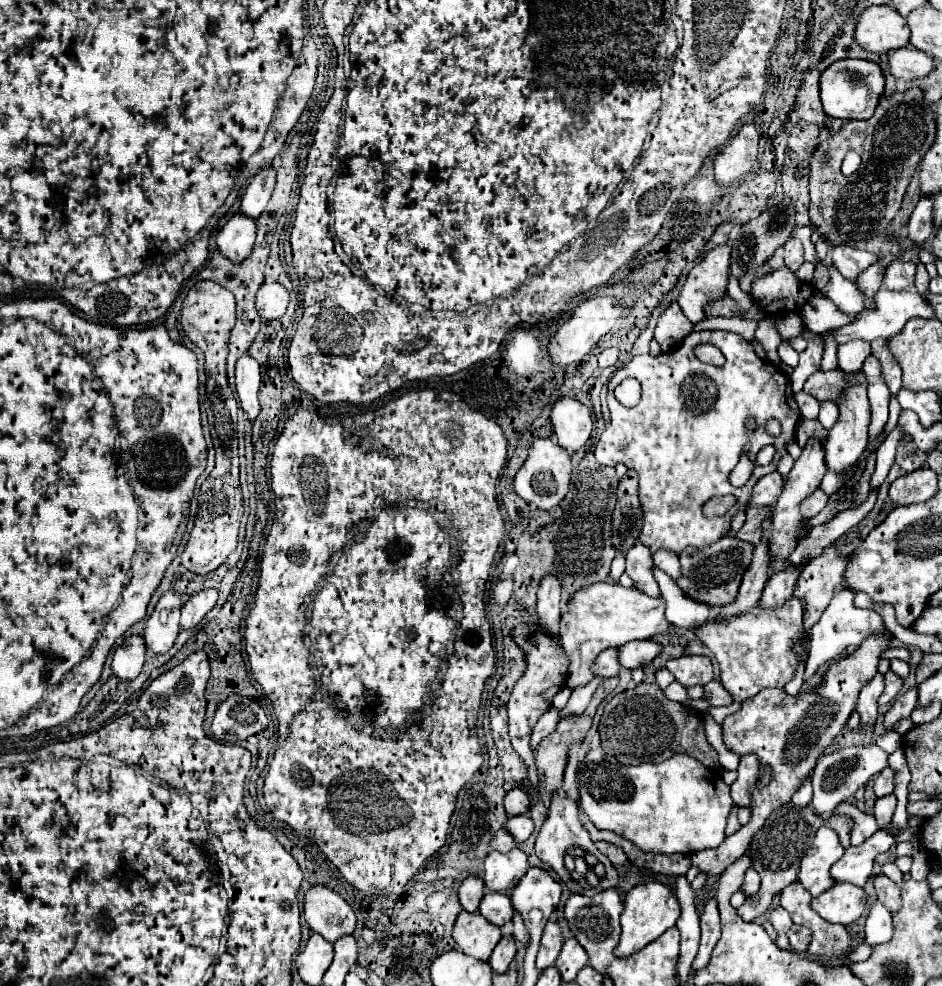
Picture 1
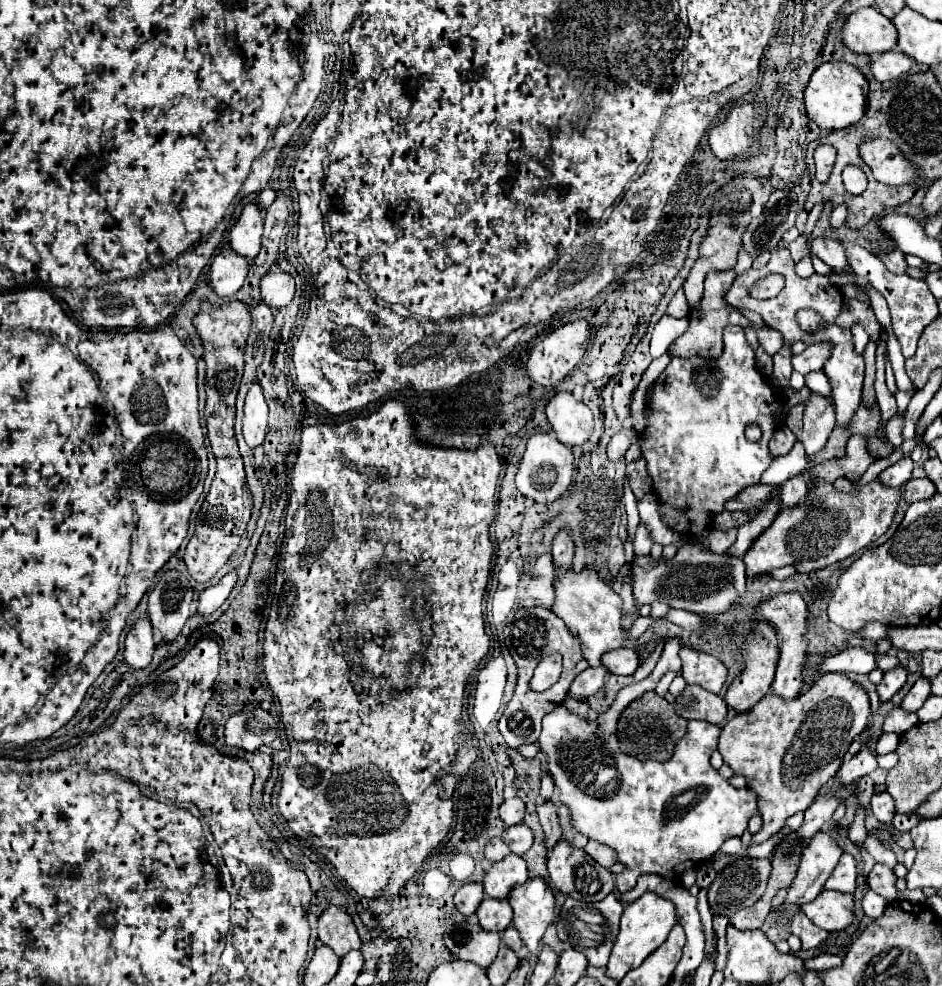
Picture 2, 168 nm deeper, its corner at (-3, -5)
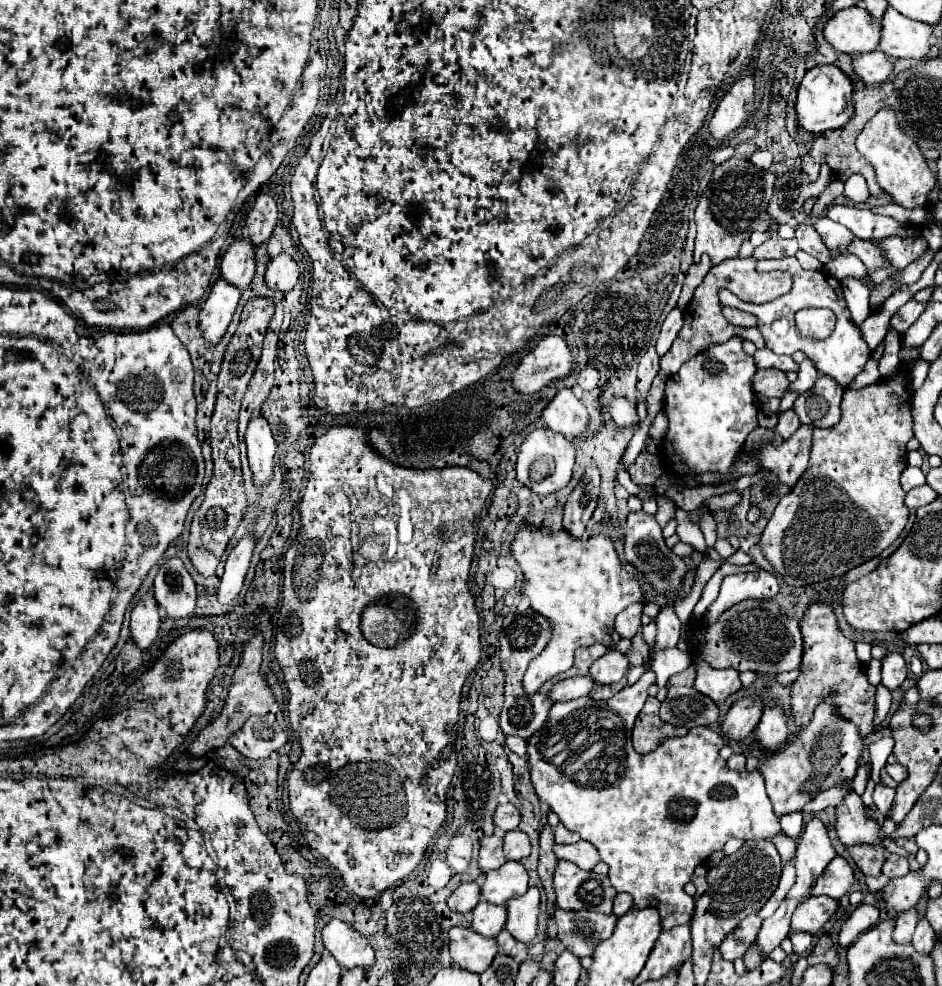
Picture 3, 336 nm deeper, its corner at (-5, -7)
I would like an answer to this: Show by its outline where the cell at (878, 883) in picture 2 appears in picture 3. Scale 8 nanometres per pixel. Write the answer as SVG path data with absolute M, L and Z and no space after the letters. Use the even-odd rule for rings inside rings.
M845 846L845 848L865 876L879 876L881 874L881 866L885 862L885 854L883 854L885 848L883 846Z

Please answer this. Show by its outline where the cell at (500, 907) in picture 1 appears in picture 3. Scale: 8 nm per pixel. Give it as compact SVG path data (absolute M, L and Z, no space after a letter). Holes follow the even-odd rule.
M481 900L473 912L471 912L471 928L485 936L485 938L495 938L503 926L505 926L505 920L507 920L507 910L505 906L493 906L485 900Z

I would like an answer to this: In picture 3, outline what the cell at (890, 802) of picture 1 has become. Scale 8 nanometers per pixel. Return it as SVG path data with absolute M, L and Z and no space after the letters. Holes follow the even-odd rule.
M877 784L875 786L875 792L873 792L873 802L875 802L875 808L879 814L887 816L891 804L893 804L893 796L895 796L895 790L891 786L885 786L885 784Z

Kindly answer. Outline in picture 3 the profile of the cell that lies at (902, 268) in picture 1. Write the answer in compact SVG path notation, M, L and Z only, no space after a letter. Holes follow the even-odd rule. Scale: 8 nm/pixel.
M855 238L851 244L849 244L849 250L847 250L849 254L853 254L853 256L857 256L867 268L881 268L881 266L885 266L885 258L883 258L883 254L875 248L875 244L873 242L869 242L869 240L859 240L859 238Z

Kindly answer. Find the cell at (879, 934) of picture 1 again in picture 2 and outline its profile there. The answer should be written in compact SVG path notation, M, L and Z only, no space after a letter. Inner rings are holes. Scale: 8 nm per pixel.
M871 890L863 896L863 910L871 920L877 920L879 914L885 912L885 906L887 906L887 902L881 896L877 896L875 892L871 892Z

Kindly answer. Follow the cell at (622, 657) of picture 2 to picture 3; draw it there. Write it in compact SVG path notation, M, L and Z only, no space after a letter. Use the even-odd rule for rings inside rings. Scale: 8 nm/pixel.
M611 648L605 656L593 662L593 666L589 668L589 676L597 684L613 684L613 682L619 682L627 674L627 670L629 670L627 656Z

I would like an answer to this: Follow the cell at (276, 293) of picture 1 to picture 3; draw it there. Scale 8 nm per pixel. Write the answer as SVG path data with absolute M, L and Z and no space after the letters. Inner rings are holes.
M281 252L269 260L267 272L265 272L265 282L271 290L287 292L297 284L297 280L299 280L297 262L287 252Z

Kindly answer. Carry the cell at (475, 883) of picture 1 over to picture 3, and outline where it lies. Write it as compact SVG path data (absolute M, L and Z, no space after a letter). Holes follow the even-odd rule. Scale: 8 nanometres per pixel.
M467 882L467 884L461 884L447 900L447 906L455 912L461 912L461 914L467 914L473 910L473 906L477 906L477 902L481 900L481 892L479 892L479 886L475 882Z

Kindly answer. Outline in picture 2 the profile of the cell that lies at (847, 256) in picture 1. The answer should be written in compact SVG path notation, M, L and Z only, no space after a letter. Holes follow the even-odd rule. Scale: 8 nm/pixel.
M817 238L811 240L811 254L819 256L827 266L831 266L835 272L845 270L847 264L847 254L843 252L843 244L837 240L829 238Z

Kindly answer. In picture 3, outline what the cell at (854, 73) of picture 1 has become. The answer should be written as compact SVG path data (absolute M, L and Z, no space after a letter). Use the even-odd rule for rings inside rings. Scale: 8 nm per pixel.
M815 66L807 70L807 74L803 76L797 88L797 100L795 100L795 112L797 112L799 126L813 134L845 126L849 118L853 116L851 94L853 94L853 82L849 80L849 76L837 70L837 66Z

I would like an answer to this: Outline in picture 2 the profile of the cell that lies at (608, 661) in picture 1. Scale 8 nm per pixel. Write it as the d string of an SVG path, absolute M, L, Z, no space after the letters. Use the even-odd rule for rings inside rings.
M603 664L597 666L597 668L587 668L585 672L581 672L573 680L573 684L569 688L569 694L589 698L589 696L593 696L595 692L599 692L605 686L607 678L609 678L609 672L607 672L607 668L603 668Z

